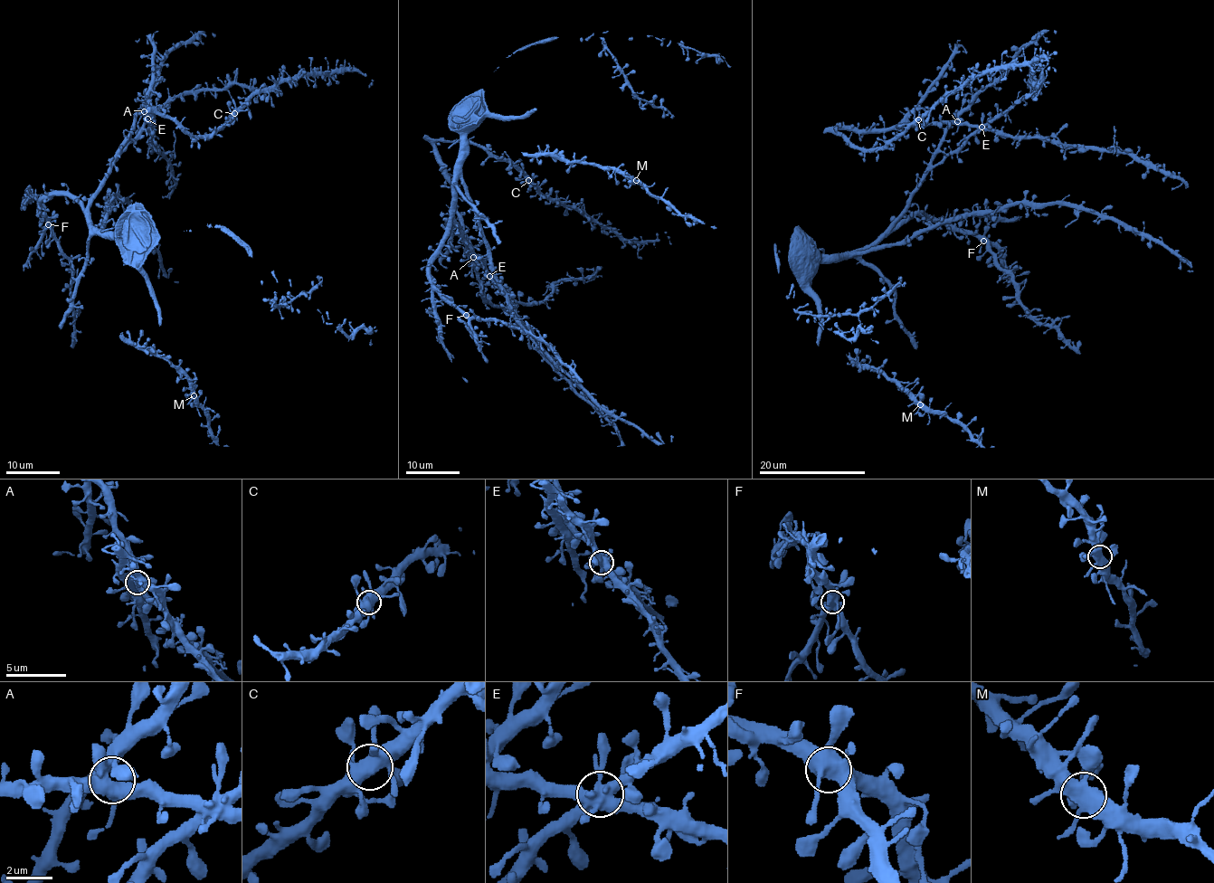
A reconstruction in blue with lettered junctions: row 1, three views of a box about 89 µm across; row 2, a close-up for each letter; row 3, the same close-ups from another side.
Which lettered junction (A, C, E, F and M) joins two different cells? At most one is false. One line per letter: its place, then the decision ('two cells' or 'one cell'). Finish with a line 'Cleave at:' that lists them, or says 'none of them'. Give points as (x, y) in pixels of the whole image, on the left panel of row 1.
A: (144, 111) | one cell
C: (234, 113) | one cell
E: (147, 118) | one cell
F: (48, 224) | one cell
M: (194, 395) | one cell
Cleave at: none of them

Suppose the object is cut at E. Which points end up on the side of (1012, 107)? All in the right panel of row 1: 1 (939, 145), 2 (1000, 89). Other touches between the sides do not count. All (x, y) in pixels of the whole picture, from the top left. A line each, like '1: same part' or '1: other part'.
1: other part
2: other part

